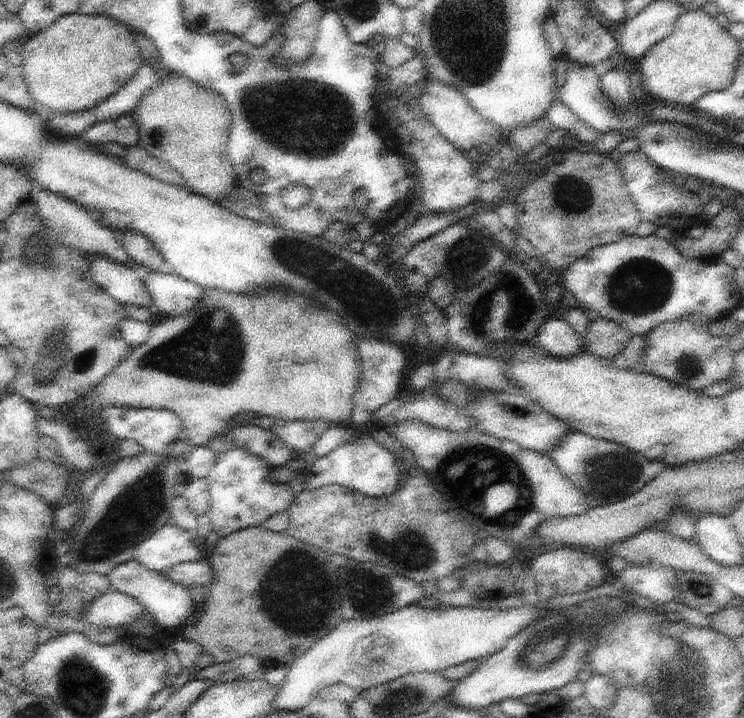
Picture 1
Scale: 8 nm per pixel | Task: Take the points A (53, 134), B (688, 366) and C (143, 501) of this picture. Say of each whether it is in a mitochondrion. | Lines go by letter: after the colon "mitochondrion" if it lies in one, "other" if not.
A: other
B: mitochondrion
C: mitochondrion

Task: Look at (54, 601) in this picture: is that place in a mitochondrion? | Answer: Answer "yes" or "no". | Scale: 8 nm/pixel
no

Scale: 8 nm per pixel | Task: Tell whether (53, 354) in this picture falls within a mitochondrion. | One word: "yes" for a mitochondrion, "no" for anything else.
yes

